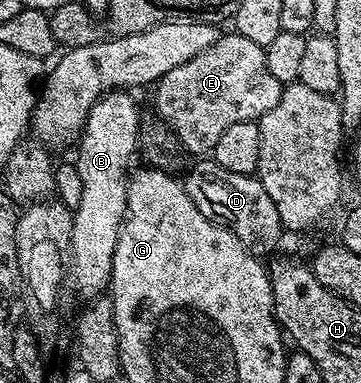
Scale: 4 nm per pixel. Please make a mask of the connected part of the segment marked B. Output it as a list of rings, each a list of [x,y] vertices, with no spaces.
[[[114,89],[106,91],[101,98],[95,101],[91,113],[85,119],[85,129],[81,133],[81,138],[76,144],[77,172],[79,181],[83,181],[83,197],[79,197],[79,205],[73,211],[73,230],[69,232],[67,246],[73,250],[73,267],[71,263],[71,279],[73,283],[88,297],[97,297],[101,291],[110,286],[113,277],[113,254],[115,245],[119,241],[121,226],[125,220],[125,210],[127,209],[127,189],[129,188],[129,158],[139,147],[139,136],[143,131],[141,115],[137,112],[137,103],[132,99],[130,92],[125,89]]]

